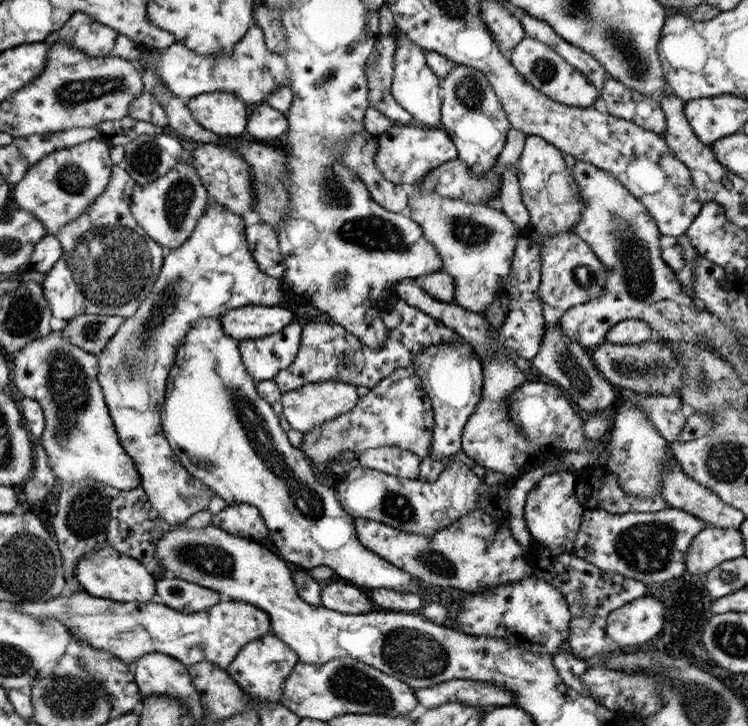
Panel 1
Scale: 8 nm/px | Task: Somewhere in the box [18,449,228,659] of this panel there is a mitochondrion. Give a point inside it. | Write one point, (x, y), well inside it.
(84, 509)

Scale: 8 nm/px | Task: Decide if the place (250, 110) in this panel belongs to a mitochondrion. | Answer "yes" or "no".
no

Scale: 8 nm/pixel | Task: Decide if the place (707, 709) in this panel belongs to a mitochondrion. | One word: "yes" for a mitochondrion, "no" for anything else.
yes

